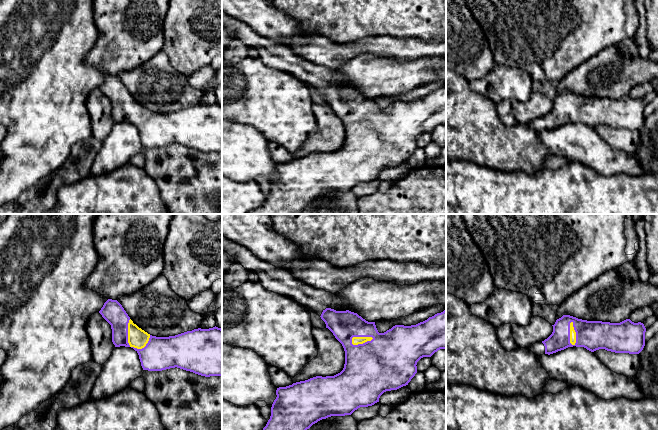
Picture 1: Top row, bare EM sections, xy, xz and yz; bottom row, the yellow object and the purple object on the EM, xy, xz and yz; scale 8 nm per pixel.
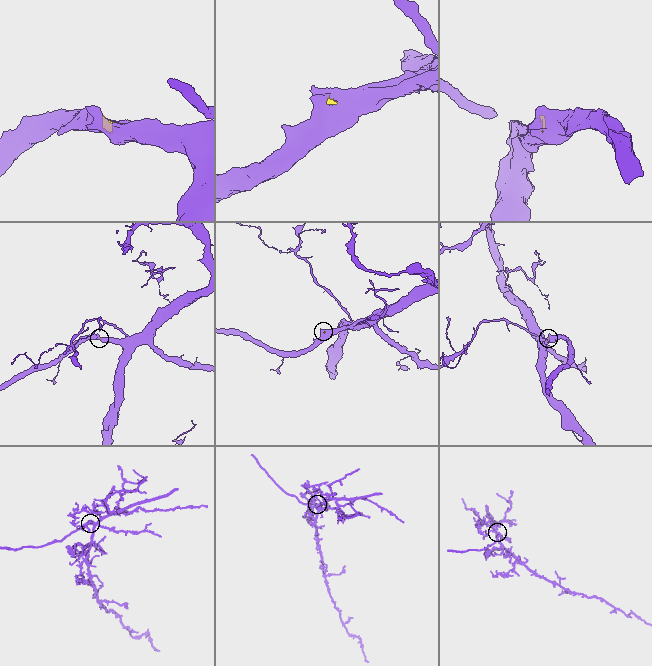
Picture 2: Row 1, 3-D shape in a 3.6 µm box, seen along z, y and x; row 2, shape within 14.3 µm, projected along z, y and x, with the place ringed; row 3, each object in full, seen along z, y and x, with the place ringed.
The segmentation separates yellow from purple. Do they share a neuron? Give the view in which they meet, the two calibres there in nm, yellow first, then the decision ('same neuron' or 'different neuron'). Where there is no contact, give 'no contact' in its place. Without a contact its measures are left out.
contact in xy; calibres 160 and 170 nm; same neuron

